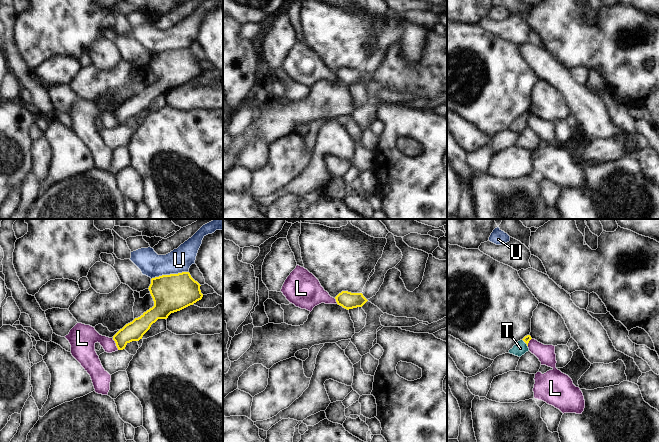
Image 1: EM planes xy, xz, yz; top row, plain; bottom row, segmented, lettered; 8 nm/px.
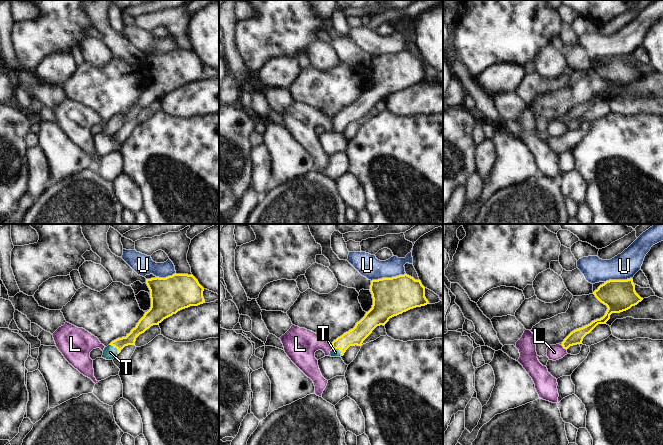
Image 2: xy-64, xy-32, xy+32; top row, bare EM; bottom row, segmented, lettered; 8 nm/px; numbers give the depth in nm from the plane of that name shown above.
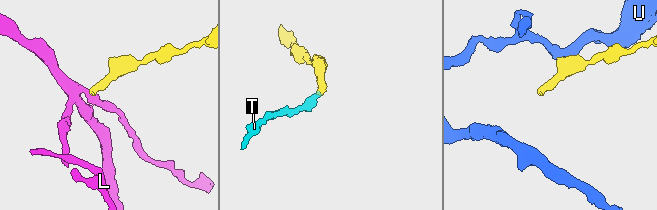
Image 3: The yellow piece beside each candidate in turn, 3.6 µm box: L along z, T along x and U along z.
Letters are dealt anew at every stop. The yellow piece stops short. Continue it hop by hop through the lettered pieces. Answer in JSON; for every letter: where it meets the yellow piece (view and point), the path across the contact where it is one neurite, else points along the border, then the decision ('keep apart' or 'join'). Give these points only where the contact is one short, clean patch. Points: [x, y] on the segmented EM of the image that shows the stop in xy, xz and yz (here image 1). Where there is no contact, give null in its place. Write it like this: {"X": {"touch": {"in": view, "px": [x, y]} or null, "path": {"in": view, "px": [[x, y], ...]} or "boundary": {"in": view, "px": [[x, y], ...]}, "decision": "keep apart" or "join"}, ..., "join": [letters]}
{"L": {"touch": {"in": "xy", "px": [116, 344]}, "boundary": {"in": "xy", "px": [[112, 338], [118, 349]]}, "decision": "keep apart"}, "T": {"touch": {"in": "yz", "px": [525, 342]}, "path": {"in": "yz", "px": [[526, 339], [525, 342], [520, 348]]}, "decision": "join"}, "U": {"touch": {"in": "xy", "px": [170, 274]}, "boundary": {"in": "xy", "px": [[188, 271], [162, 274], [151, 279]]}, "decision": "keep apart"}, "join": ["T"]}

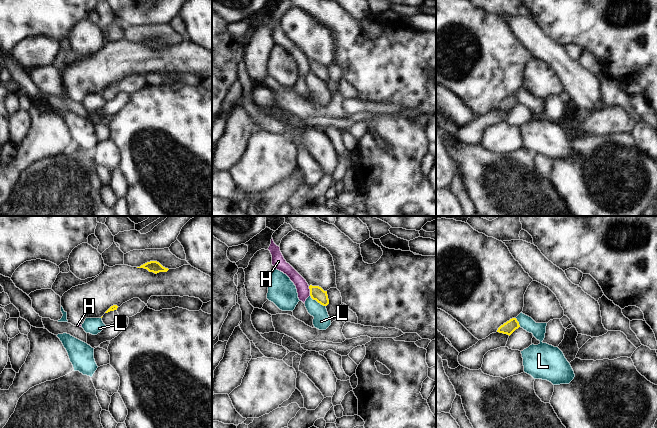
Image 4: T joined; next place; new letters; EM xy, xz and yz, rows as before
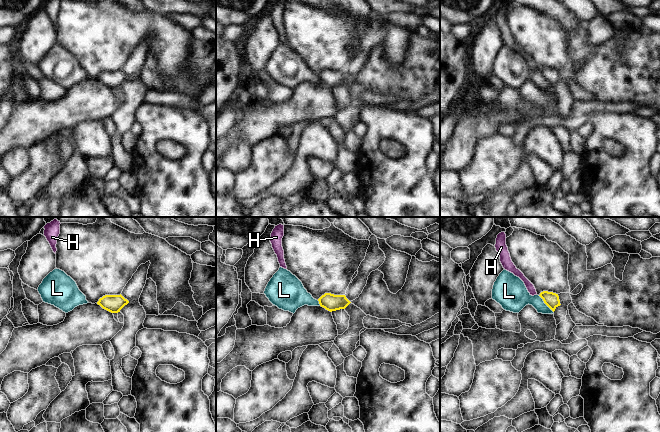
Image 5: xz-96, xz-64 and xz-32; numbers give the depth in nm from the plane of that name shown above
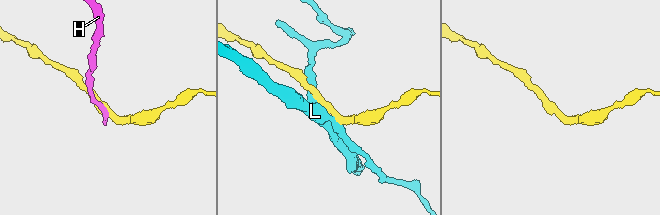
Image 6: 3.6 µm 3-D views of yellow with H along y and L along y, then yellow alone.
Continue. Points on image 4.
{"H": {"touch": {"in": "xz", "px": [310, 291]}, "boundary": {"in": "xz", "px": [[308, 286], [310, 295]]}, "decision": "keep apart"}, "L": {"touch": {"in": "xz", "px": [317, 301]}, "decision": "keep apart"}, "join": []}

